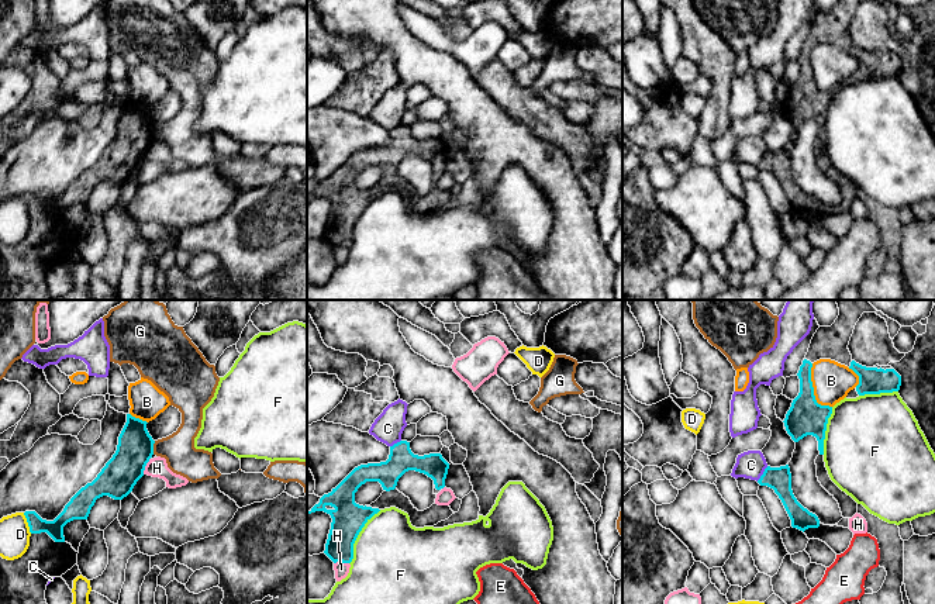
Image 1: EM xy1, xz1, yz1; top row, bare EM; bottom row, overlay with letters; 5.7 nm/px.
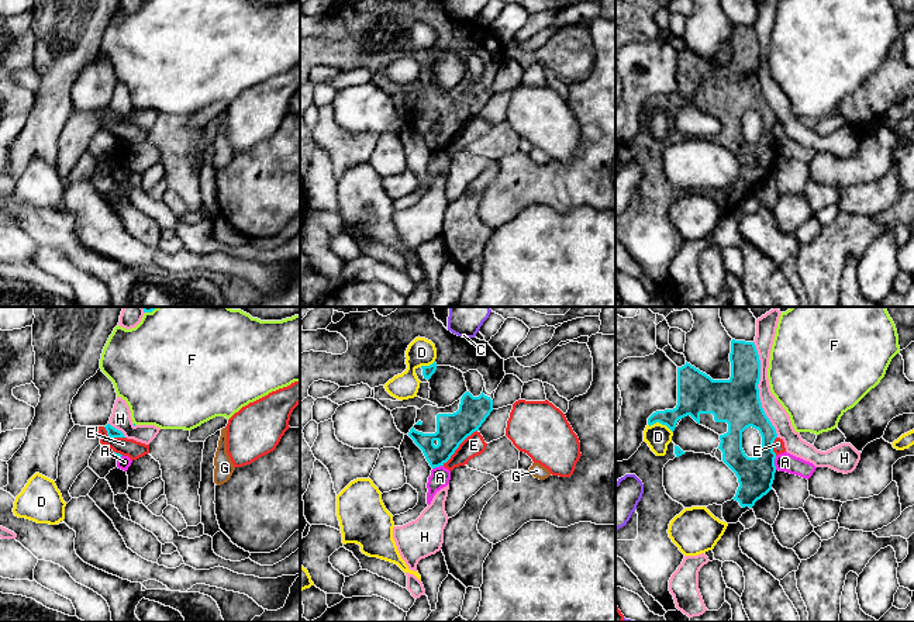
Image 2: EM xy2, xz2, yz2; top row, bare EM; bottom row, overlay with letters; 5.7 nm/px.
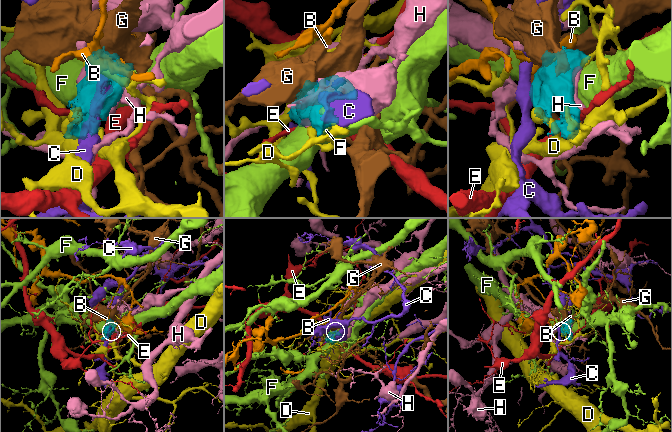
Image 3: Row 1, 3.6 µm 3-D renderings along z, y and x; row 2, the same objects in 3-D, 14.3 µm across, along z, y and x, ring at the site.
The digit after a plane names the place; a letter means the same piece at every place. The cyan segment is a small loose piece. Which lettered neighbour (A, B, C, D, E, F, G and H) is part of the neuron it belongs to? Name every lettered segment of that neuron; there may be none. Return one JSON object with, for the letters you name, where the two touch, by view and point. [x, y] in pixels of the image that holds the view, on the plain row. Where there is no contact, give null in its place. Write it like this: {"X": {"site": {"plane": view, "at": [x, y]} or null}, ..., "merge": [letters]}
{"merge": []}

